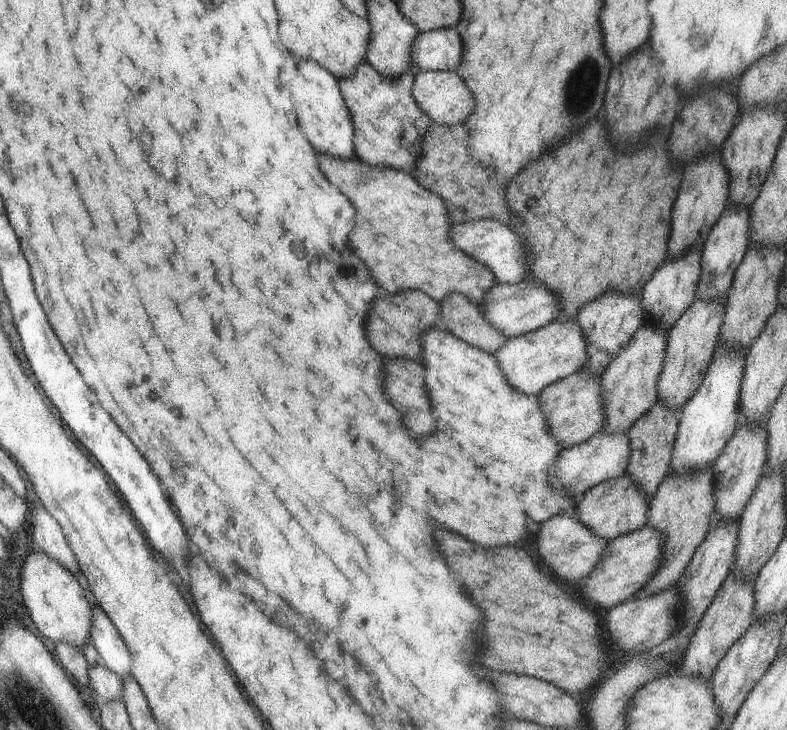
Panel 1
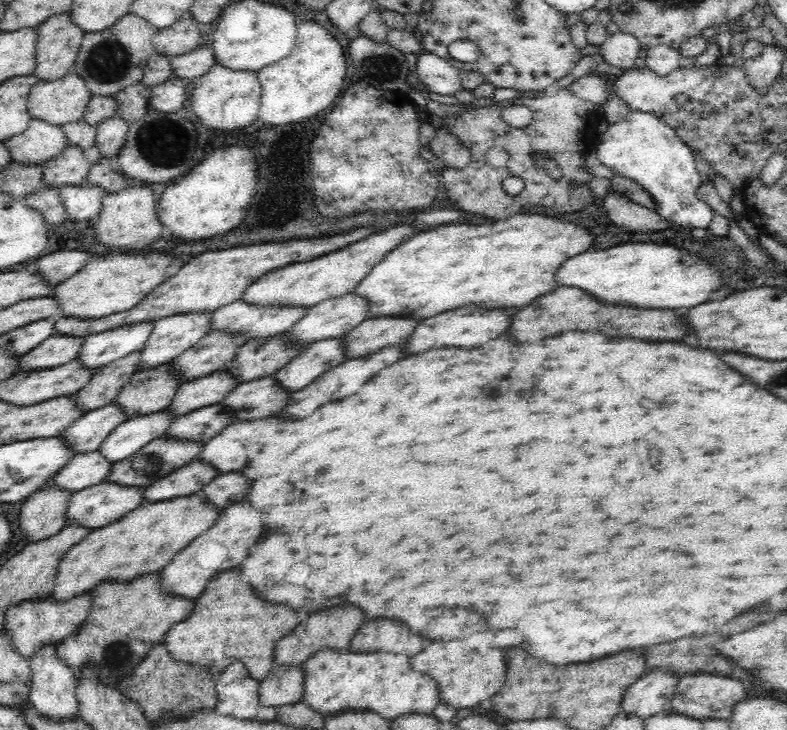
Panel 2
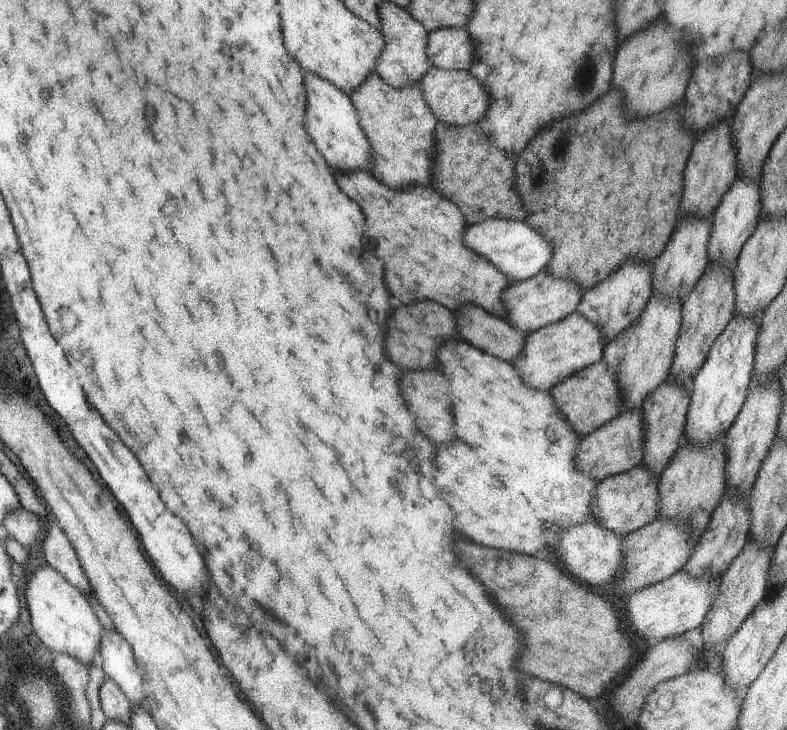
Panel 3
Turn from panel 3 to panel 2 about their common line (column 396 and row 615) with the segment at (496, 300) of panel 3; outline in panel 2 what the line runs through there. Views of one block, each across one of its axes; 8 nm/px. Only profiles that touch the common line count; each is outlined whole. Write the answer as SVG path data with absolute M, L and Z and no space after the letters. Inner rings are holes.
M226 570L206 586L204 594L195 602L192 616L170 627L164 636L163 644L168 652L171 652L172 658L188 661L188 664L207 666L216 677L229 664L243 661L248 672L256 680L261 681L274 666L276 643L299 624L298 614L290 606L260 600L258 596L254 596L252 586L242 582L240 570ZM200 644L230 644L230 646L200 646Z

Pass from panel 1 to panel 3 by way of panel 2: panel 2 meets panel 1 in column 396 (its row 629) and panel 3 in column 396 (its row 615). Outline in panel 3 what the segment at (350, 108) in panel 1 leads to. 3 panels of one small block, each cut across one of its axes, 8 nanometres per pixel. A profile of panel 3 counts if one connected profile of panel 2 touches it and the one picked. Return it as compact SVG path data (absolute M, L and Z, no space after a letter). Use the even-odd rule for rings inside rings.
M371 72L348 98L358 113L361 129L372 149L373 177L394 190L430 186L434 129L438 121L425 103L418 84L395 89Z

